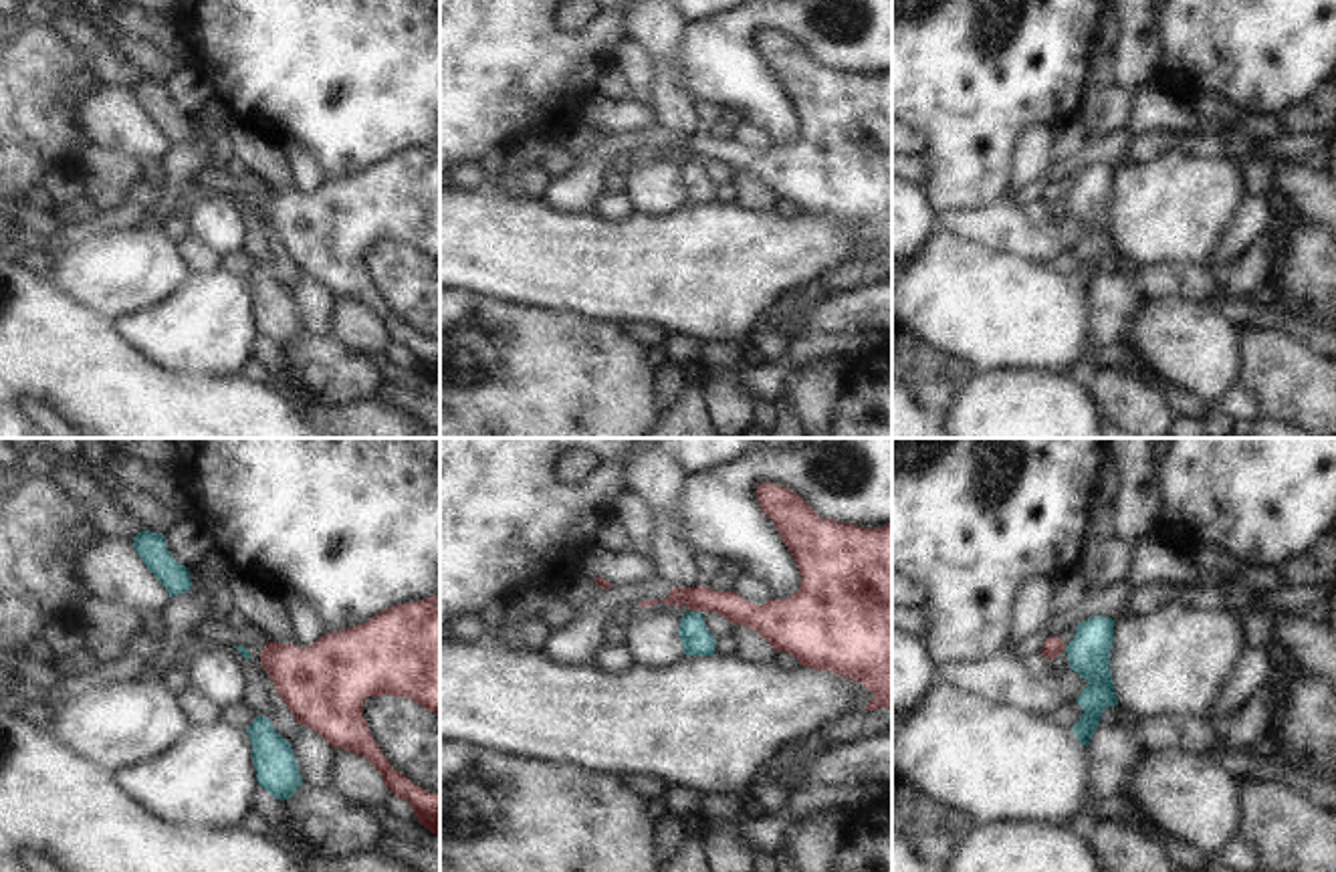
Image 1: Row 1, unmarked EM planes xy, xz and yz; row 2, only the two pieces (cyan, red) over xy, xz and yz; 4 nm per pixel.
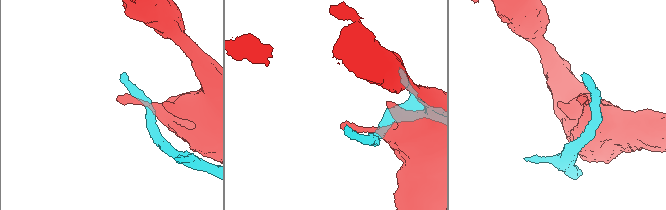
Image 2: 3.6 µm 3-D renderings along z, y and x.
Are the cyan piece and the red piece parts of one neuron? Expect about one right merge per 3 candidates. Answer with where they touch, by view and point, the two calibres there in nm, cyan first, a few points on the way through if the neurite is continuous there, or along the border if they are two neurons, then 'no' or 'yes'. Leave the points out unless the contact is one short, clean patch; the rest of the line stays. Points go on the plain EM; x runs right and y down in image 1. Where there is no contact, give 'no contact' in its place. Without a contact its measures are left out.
meets cyan in xz at (699, 160); 120 nm thick on the cyan side, 110 nm on the other; border along xz (693, 158), (703, 160); no

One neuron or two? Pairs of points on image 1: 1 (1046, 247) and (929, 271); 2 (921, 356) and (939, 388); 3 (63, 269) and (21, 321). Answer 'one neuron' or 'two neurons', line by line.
1: two neurons
2: one neuron
3: two neurons

